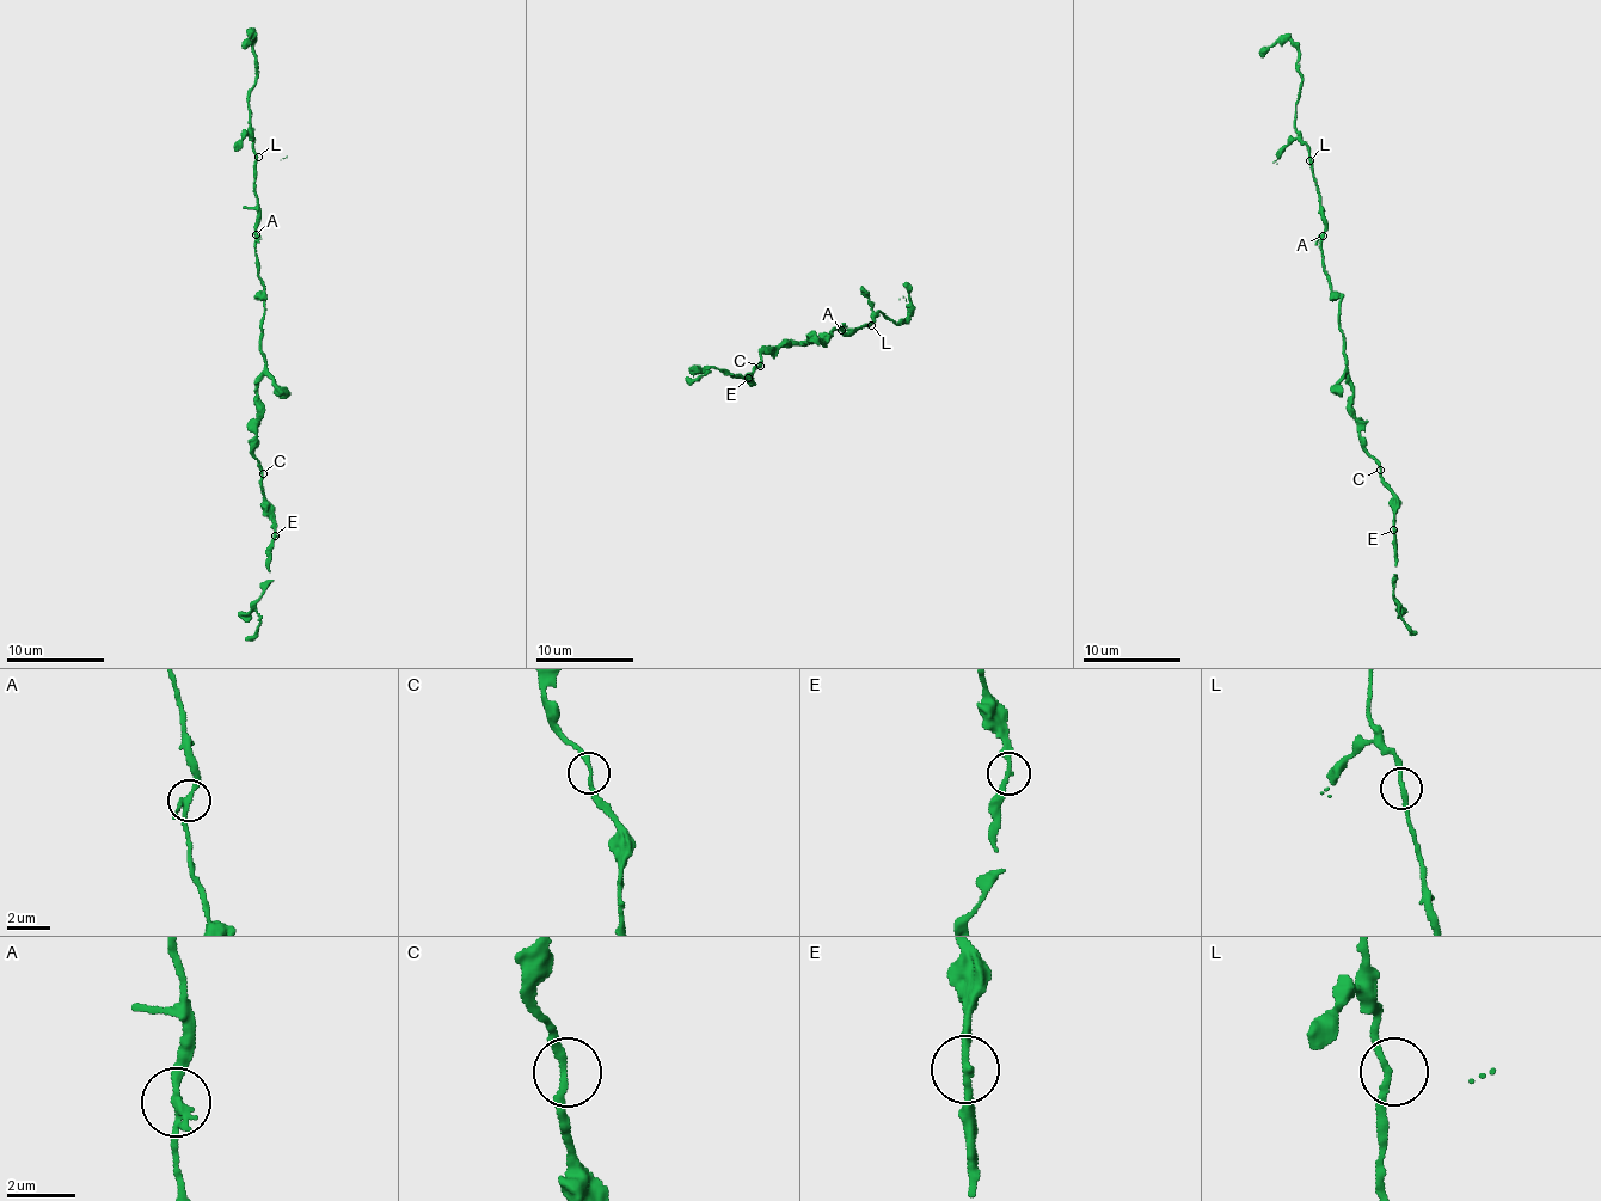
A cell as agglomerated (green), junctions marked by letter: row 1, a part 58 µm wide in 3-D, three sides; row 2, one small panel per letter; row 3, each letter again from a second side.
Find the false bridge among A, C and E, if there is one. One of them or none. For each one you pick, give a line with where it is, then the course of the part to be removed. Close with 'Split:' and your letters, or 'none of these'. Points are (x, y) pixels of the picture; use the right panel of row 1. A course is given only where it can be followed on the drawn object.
Split: none of these

